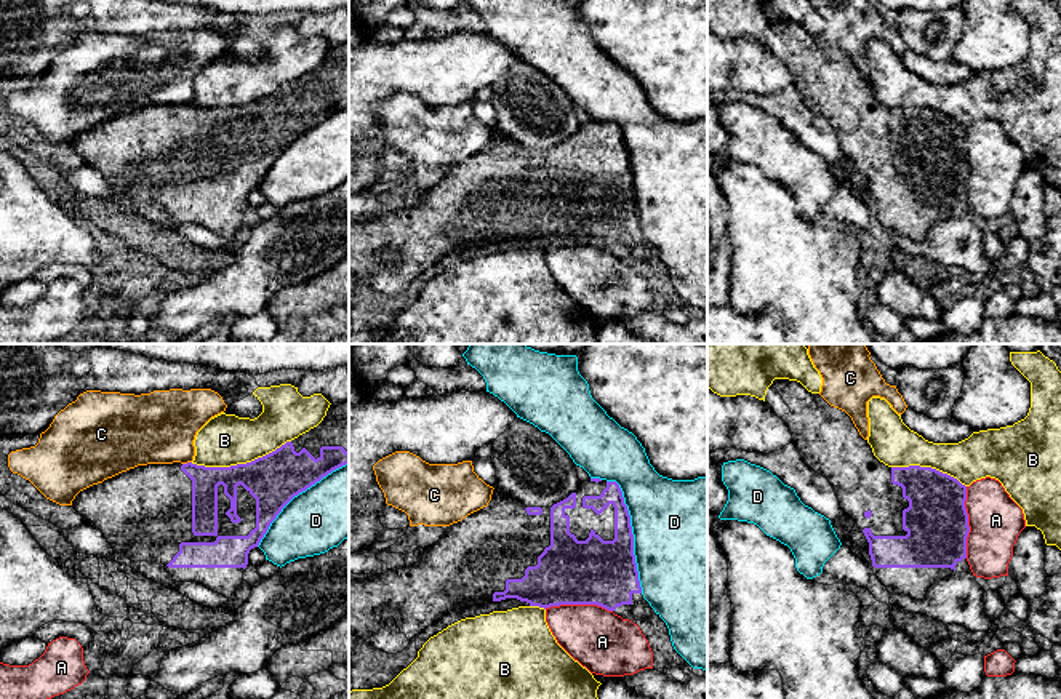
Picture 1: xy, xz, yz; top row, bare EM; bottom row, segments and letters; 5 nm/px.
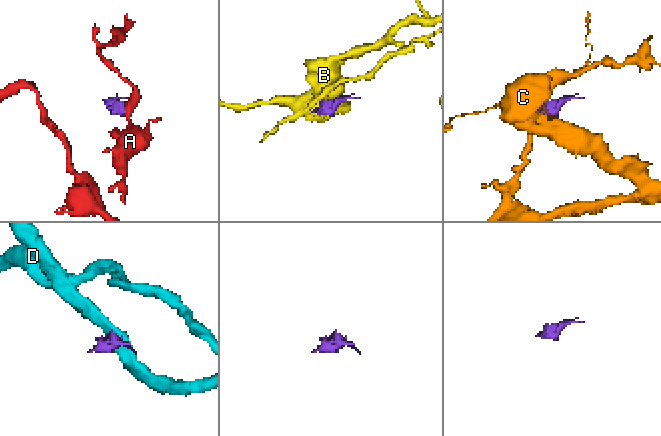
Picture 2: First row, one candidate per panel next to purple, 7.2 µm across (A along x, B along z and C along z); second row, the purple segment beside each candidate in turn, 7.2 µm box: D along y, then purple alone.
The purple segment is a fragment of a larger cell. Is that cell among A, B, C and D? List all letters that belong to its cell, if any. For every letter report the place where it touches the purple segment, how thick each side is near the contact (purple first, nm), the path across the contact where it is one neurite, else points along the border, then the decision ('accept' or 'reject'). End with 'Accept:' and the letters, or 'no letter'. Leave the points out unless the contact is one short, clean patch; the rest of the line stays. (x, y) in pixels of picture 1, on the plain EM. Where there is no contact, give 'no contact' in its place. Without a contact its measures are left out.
A: meets purple in yz at (967, 163); 320 nm thick on the purple side, 280 nm on the other; reject
B: meets purple in xy at (240, 106); 260 nm thick on the purple side, 260 nm on the other; reject
C: meets purple in xy at (188, 104); 140 nm thick on the purple side, 360 nm on the other; border along xy (191, 103), (183, 106); reject
D: meets purple in xz at (631, 175); 320 nm thick on the purple side, 480 nm on the other; reject
Accept: no letter

